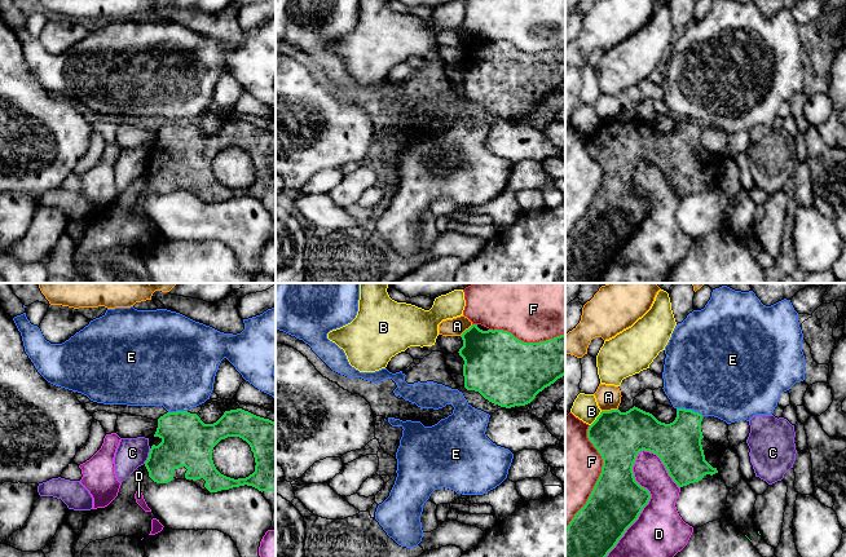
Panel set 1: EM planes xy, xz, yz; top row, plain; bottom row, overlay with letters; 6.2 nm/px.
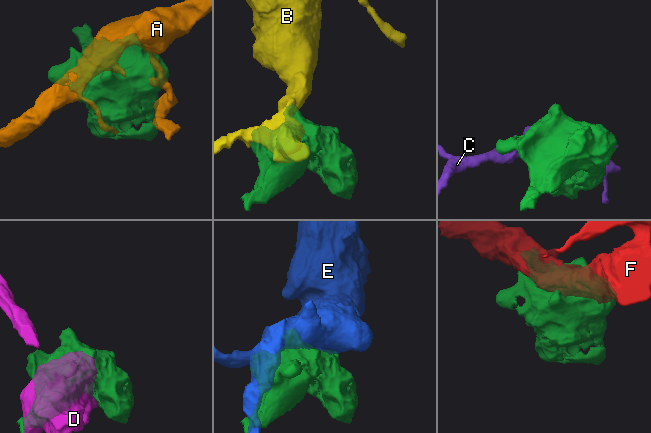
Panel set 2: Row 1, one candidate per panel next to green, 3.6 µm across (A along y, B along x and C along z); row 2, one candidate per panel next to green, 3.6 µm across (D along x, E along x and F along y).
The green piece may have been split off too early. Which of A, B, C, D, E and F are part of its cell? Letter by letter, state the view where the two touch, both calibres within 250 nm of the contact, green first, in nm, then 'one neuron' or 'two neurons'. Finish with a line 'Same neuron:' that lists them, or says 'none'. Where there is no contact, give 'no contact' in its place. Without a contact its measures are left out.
A: meets green in yz; 320 nm thick on the green side, 160 nm on the other; two neurons
B: meets green in yz; 320 nm thick on the green side, 160 nm on the other; two neurons
C: meets green in xy; 300 nm thick on the green side, 190 nm on the other; two neurons
D: meets green in yz; 320 nm thick on the green side, 320 nm on the other; two neurons
E: meets green in yz; 280 nm thick on the green side, 500 nm on the other; two neurons
F: meets green in yz; 320 nm thick on the green side, 420 nm on the other; two neurons
Same neuron: none

